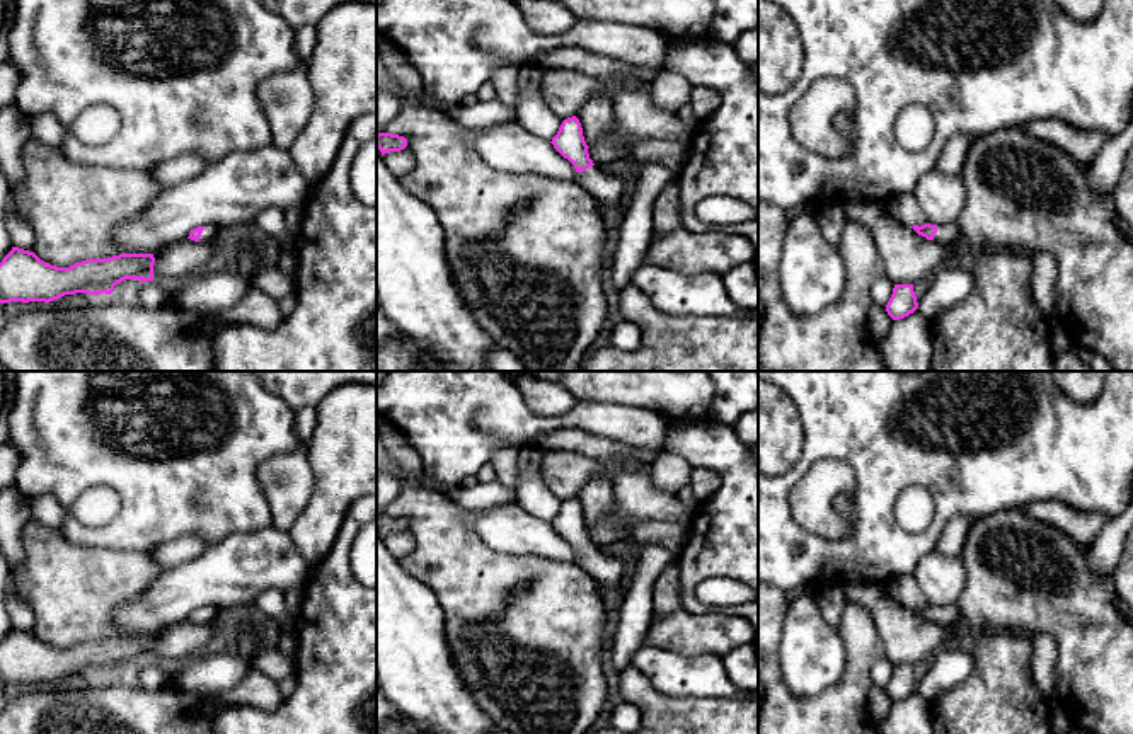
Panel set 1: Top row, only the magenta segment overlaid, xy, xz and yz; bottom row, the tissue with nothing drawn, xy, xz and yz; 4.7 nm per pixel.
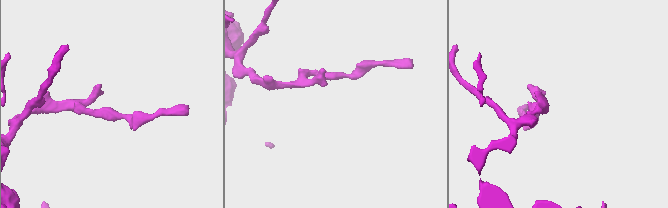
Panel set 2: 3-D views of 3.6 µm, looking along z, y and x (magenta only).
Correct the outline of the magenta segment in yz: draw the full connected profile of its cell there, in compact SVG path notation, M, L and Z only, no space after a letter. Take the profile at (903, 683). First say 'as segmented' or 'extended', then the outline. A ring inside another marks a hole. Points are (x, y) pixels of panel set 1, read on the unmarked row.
as segmented | M894 666L886 693L893 702L908 698L918 690L913 666Z

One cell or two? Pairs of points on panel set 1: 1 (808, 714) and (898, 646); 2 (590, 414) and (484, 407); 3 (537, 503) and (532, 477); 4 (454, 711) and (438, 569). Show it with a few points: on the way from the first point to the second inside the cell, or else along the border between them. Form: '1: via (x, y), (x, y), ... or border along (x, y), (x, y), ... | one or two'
1: border along (871, 615), (885, 653) | two
2: via (564, 421), (510, 421) | one
3: via (534, 496), (532, 484) | one
4: border along (431, 593), (442, 608), (445, 639), (457, 668) | two

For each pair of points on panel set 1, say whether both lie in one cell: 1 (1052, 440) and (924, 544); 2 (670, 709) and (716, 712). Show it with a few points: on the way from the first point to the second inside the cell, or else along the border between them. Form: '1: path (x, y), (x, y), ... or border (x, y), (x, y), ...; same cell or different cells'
1: path (1017, 445), (1009, 448), (948, 510); same cell
2: path (682, 712), (704, 712); same cell

